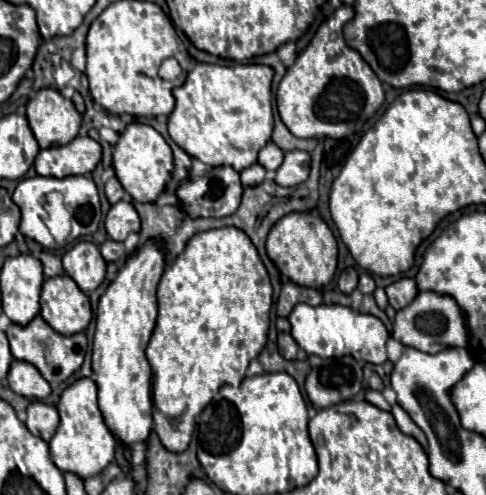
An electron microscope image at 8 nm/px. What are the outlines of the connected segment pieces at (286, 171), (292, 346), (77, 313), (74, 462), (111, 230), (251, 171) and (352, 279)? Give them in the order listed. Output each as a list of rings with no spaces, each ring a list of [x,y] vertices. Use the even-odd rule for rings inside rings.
[[[292,150],[284,156],[282,166],[276,170],[276,182],[282,186],[296,186],[306,180],[310,170],[310,154],[302,150]]]
[[[280,332],[278,334],[278,350],[280,354],[286,358],[286,360],[294,360],[296,358],[296,352],[298,352],[298,344],[294,342],[294,338],[286,332]]]
[[[66,274],[44,280],[40,306],[40,316],[64,336],[84,332],[92,320],[88,296]]]
[[[80,378],[62,390],[60,400],[56,404],[60,424],[50,440],[50,456],[60,470],[74,472],[82,478],[100,474],[114,460],[116,450],[116,436],[104,422],[96,394],[98,394],[96,382],[92,378]]]
[[[120,200],[118,204],[114,204],[106,214],[104,228],[106,228],[106,234],[116,242],[124,242],[130,232],[138,232],[140,220],[132,202]]]
[[[258,162],[242,170],[242,184],[244,186],[254,186],[254,184],[260,184],[262,180],[264,180],[264,168]]]
[[[346,268],[340,278],[338,278],[338,288],[344,292],[344,294],[350,294],[354,288],[358,286],[358,274],[354,268]]]

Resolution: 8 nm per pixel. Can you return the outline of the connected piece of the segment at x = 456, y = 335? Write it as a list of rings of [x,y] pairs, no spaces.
[[[418,292],[418,296],[402,310],[396,312],[392,338],[402,342],[404,346],[412,346],[426,354],[436,354],[444,348],[466,346],[468,330],[464,324],[464,314],[456,306],[456,302],[448,296],[440,296],[434,292]]]

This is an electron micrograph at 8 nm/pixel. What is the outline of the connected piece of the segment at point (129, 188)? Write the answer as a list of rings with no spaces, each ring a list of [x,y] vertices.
[[[132,122],[126,126],[126,130],[120,134],[118,144],[114,146],[112,166],[116,170],[116,178],[136,202],[154,202],[170,178],[172,150],[162,134],[156,132],[152,126]]]

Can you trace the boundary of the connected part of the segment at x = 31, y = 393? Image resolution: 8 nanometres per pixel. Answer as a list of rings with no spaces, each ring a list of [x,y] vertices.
[[[14,360],[10,364],[6,382],[8,382],[10,390],[14,390],[16,394],[26,396],[30,400],[44,400],[52,392],[50,384],[42,378],[38,368],[34,368],[28,362],[22,362],[22,360]]]

